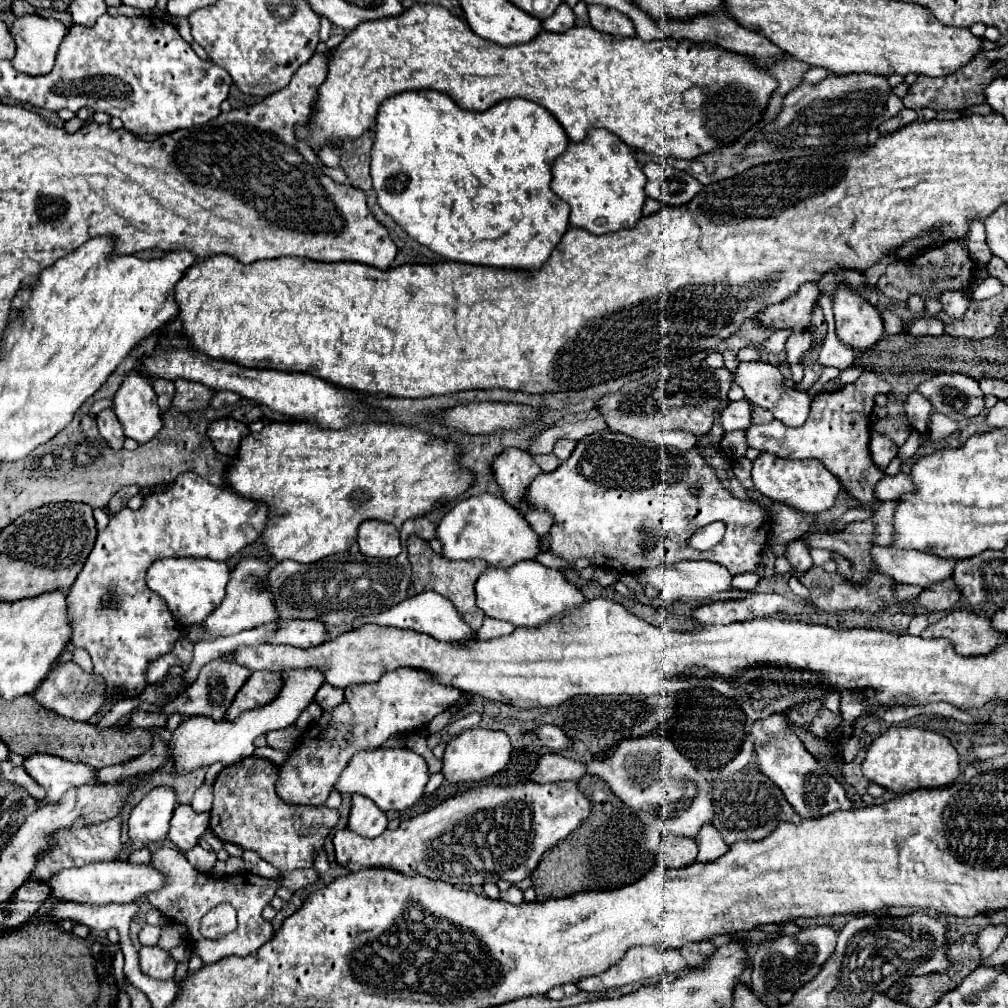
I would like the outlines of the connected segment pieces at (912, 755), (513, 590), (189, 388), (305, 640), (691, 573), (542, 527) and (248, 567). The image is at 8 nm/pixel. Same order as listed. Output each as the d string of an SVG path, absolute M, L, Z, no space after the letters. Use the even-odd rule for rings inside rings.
M898 726L886 730L874 742L870 742L862 762L862 772L870 782L896 794L904 794L912 790L950 786L960 774L960 758L946 736L922 728Z
M534 560L518 562L508 570L486 568L476 582L476 604L484 610L484 614L490 618L512 622L514 626L536 628L552 620L554 616L560 616L574 606L580 606L584 600L584 594L568 584L562 572L546 568Z
M178 378L174 382L174 386L176 386L174 406L178 410L186 412L186 410L198 410L198 408L210 406L210 398L214 394L212 388L206 388L204 384L190 382L190 380L182 380L182 378Z
M290 620L276 624L276 636L268 644L292 644L298 648L312 648L328 640L326 626L320 620Z
M706 560L640 570L634 574L634 578L642 586L654 586L658 592L676 592L686 598L708 598L716 592L728 590L732 582L732 576L728 570L724 570L724 566Z
M532 510L532 512L526 512L524 516L526 516L526 520L530 522L530 526L534 528L534 532L540 534L540 538L544 538L546 532L548 532L548 520L552 520L552 514L550 514L550 512Z
M242 556L242 560L234 566L228 586L226 586L226 596L222 600L222 604L198 626L188 628L188 636L194 640L200 634L206 634L206 640L212 638L220 638L220 636L234 636L242 630L250 630L268 622L276 622L280 616L276 612L276 602L272 600L272 592L262 590L264 588L264 580L268 578L268 564L254 558L254 556Z

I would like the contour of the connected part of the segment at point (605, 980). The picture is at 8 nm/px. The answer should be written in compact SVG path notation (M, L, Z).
M634 946L630 948L624 958L610 966L606 972L584 978L576 986L580 990L608 990L608 988L618 988L624 984L634 984L642 982L646 978L654 976L664 976L678 972L686 966L686 960L678 950L666 950L666 948L656 948L656 946Z

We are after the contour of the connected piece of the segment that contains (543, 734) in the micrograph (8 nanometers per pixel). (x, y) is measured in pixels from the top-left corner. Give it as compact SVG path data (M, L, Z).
M542 724L538 730L536 730L538 738L550 746L554 752L564 752L568 748L572 748L572 740L556 726L550 726L550 724Z

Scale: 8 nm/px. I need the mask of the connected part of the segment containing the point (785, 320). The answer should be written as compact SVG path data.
M802 284L800 290L784 300L782 304L774 304L766 308L758 318L762 318L764 324L768 324L772 330L790 328L794 332L802 332L810 326L810 314L816 306L818 298L818 286L816 284Z

